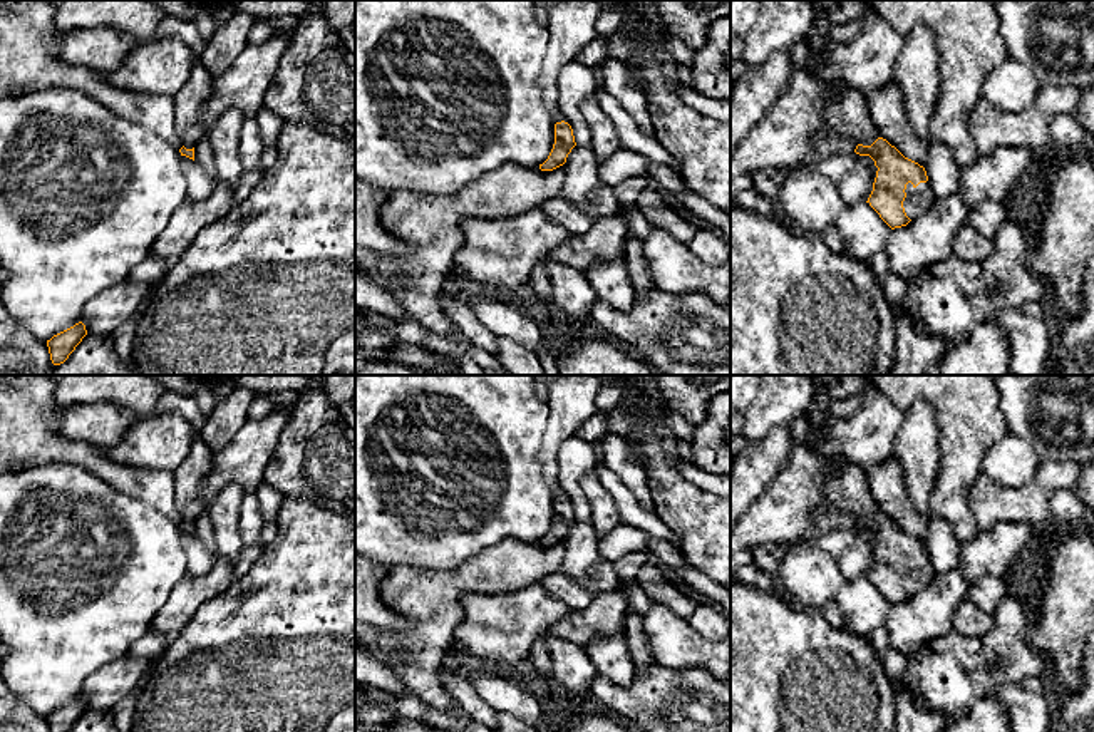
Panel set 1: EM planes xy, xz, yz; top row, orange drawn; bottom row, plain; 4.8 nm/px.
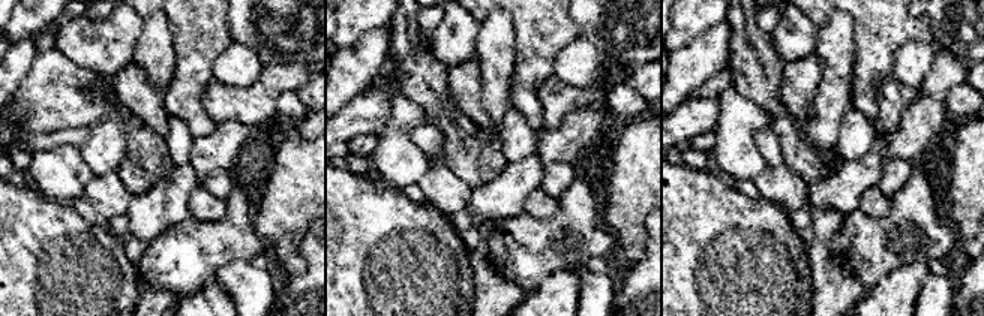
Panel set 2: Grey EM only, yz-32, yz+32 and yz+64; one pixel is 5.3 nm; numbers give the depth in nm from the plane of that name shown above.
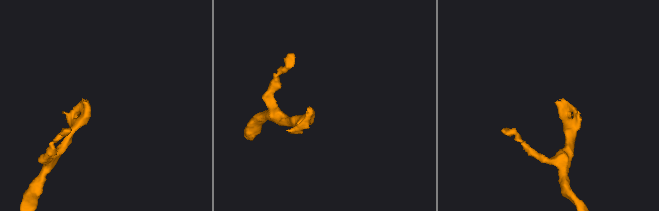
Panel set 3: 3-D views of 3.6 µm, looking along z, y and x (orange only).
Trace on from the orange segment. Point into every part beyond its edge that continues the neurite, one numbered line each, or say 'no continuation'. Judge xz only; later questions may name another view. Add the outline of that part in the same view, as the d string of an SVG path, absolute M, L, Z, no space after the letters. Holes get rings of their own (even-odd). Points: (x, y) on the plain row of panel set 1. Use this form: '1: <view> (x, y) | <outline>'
no continuation

